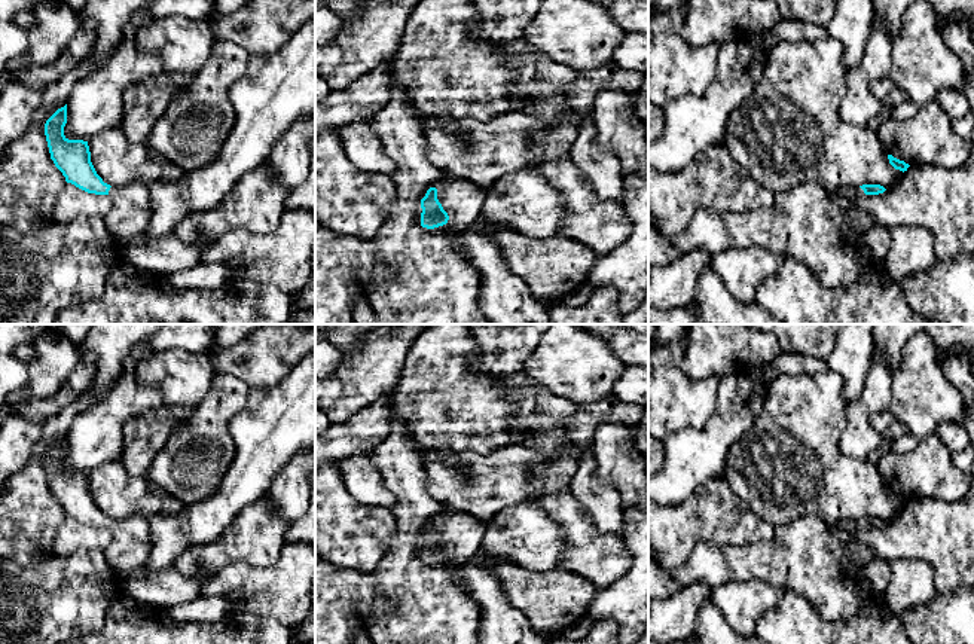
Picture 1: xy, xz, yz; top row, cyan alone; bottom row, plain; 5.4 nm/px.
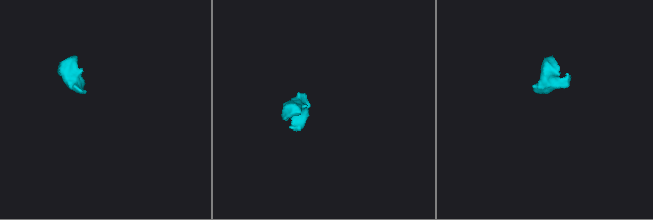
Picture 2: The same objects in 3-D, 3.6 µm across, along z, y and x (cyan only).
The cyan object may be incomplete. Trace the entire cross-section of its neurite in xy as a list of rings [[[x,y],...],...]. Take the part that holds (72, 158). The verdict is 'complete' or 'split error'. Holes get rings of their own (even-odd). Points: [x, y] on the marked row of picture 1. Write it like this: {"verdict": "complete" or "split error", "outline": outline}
{"verdict": "split error", "outline": [[[67,104],[58,109],[45,123],[45,135],[55,167],[67,183],[95,195],[109,195],[113,205],[104,216],[112,238],[125,245],[131,238],[144,234],[152,216],[149,187],[140,183],[110,186],[97,174],[88,141],[68,140],[64,135]]]}

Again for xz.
{"verdict": "split error", "outline": [[[461,177],[446,178],[421,199],[421,226],[434,229],[449,223],[457,229],[465,228],[480,217],[486,195],[488,187]]]}

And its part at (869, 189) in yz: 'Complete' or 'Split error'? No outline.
Split error

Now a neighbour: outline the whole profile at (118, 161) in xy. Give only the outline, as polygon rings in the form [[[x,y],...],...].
[[[110,126],[88,141],[97,174],[110,186],[175,181],[184,170],[147,144],[131,143],[122,129]]]

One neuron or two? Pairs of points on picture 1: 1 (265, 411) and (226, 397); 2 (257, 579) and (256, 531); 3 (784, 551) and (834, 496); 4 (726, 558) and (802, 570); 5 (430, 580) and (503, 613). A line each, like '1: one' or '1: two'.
1: two
2: two
3: two
4: one
5: two

